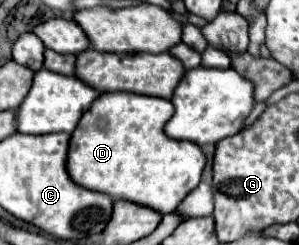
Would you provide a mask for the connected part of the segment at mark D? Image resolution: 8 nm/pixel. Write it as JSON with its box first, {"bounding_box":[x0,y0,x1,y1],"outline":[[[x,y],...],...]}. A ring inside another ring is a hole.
{"bounding_box":[68,91,206,213],"outline":[[[124,91],[102,95],[82,115],[72,133],[68,173],[86,189],[148,205],[160,213],[172,213],[198,187],[206,165],[200,145],[164,135],[164,125],[172,113],[174,105],[162,97]]]}

